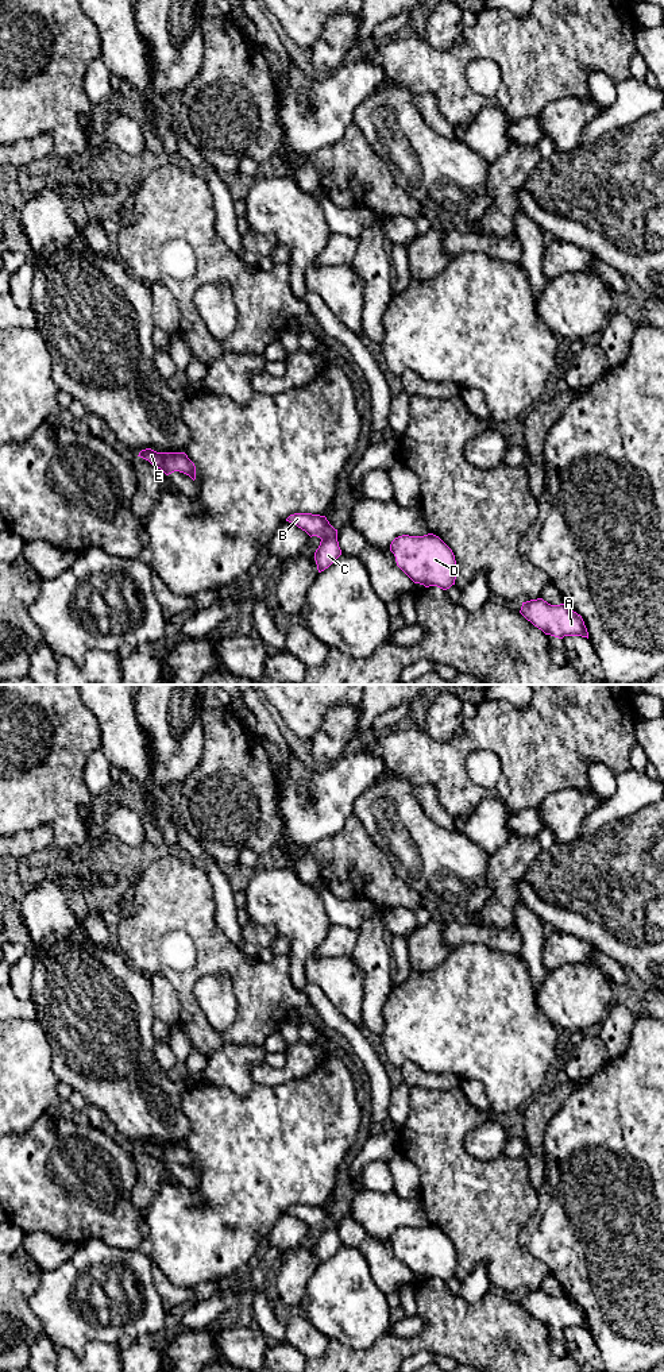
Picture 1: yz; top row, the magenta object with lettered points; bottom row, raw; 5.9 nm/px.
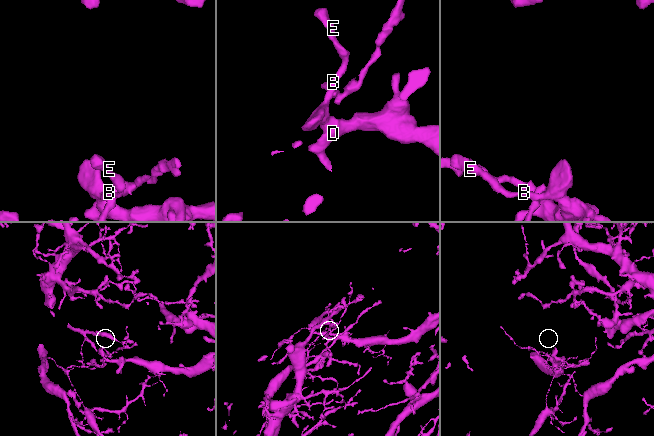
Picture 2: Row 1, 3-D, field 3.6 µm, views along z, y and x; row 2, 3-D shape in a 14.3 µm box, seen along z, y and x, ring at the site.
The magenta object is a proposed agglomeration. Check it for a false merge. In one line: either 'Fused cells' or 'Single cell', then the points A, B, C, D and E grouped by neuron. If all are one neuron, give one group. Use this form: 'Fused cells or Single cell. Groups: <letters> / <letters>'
Fused cells. Groups: A B D E / C

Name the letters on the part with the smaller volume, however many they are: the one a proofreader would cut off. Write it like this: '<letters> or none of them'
C

